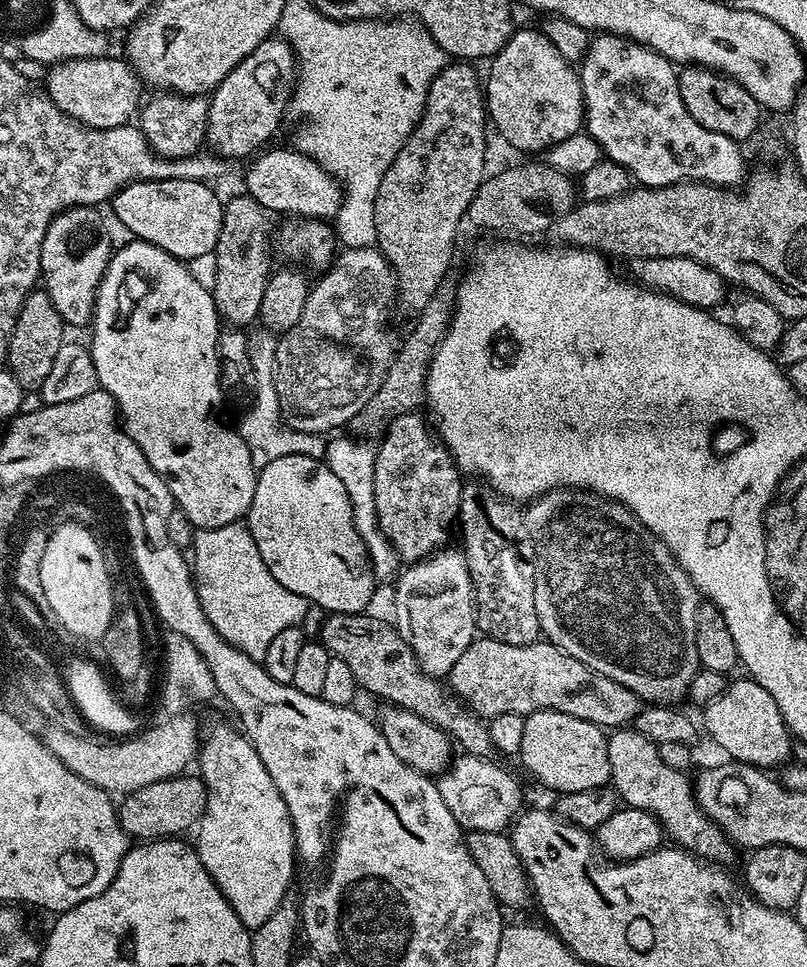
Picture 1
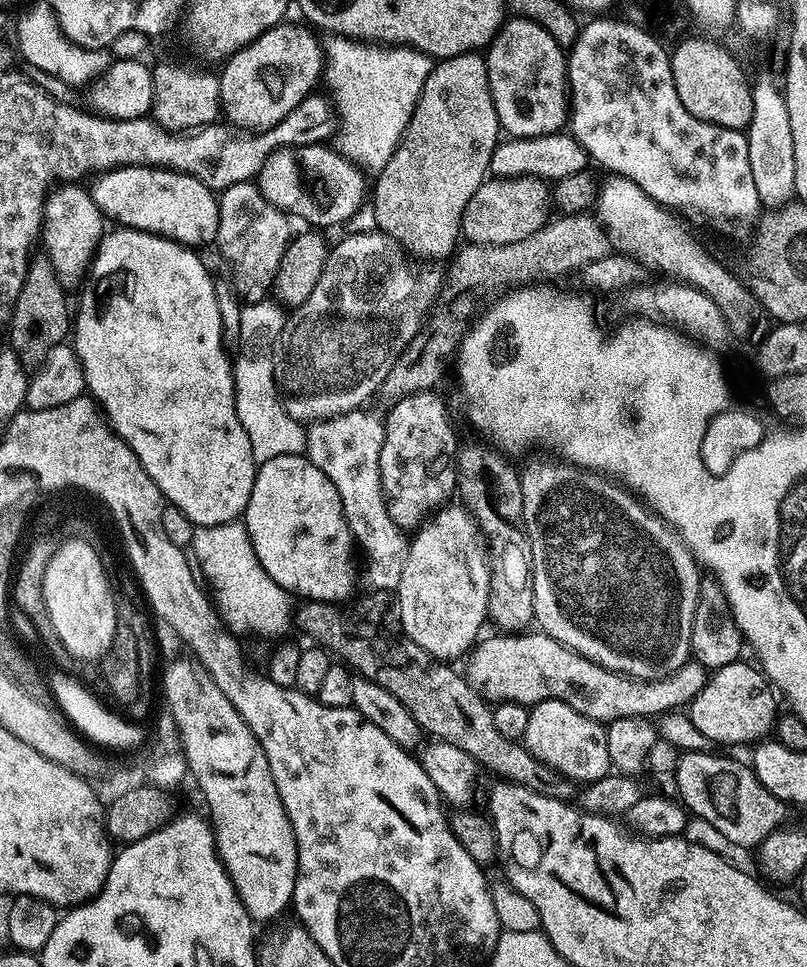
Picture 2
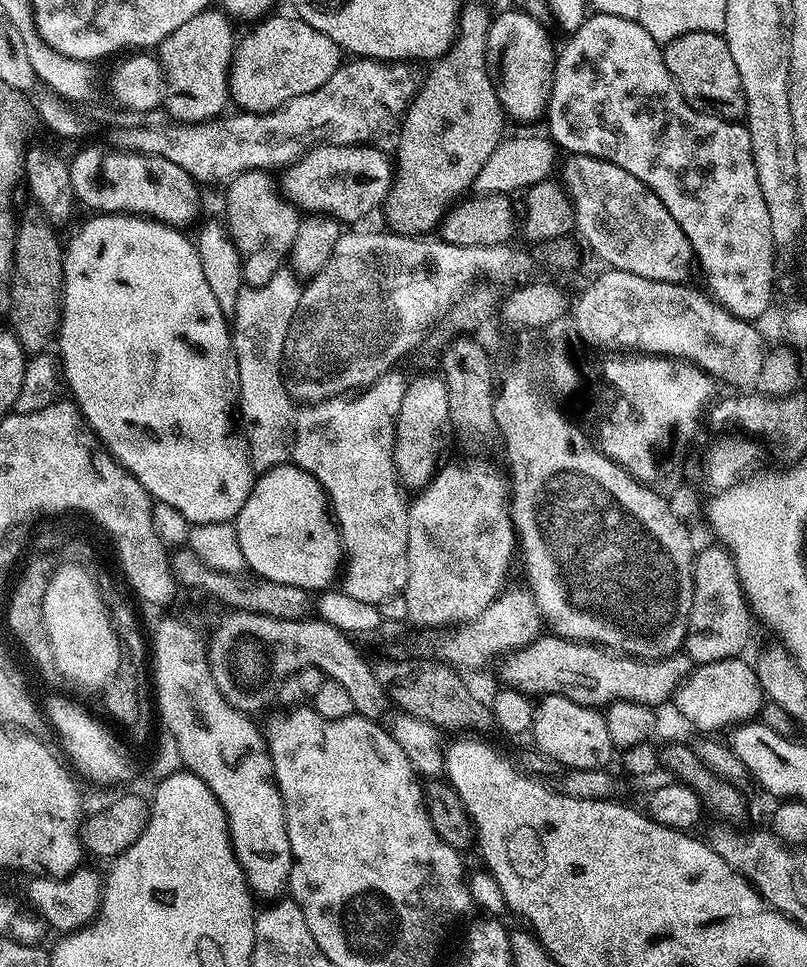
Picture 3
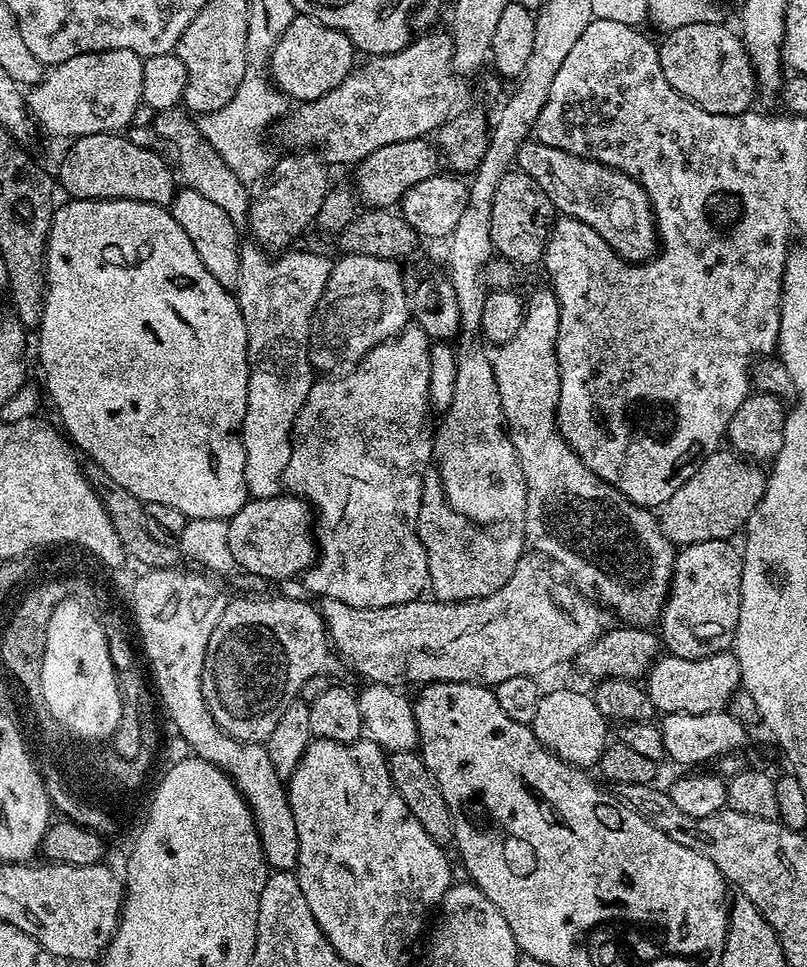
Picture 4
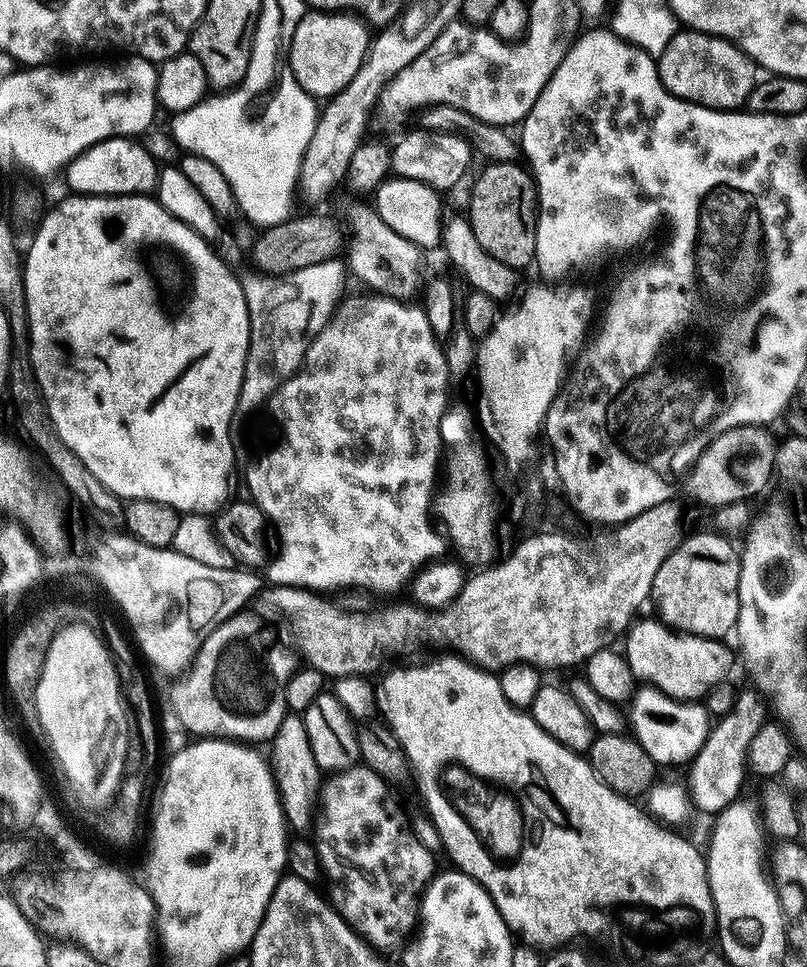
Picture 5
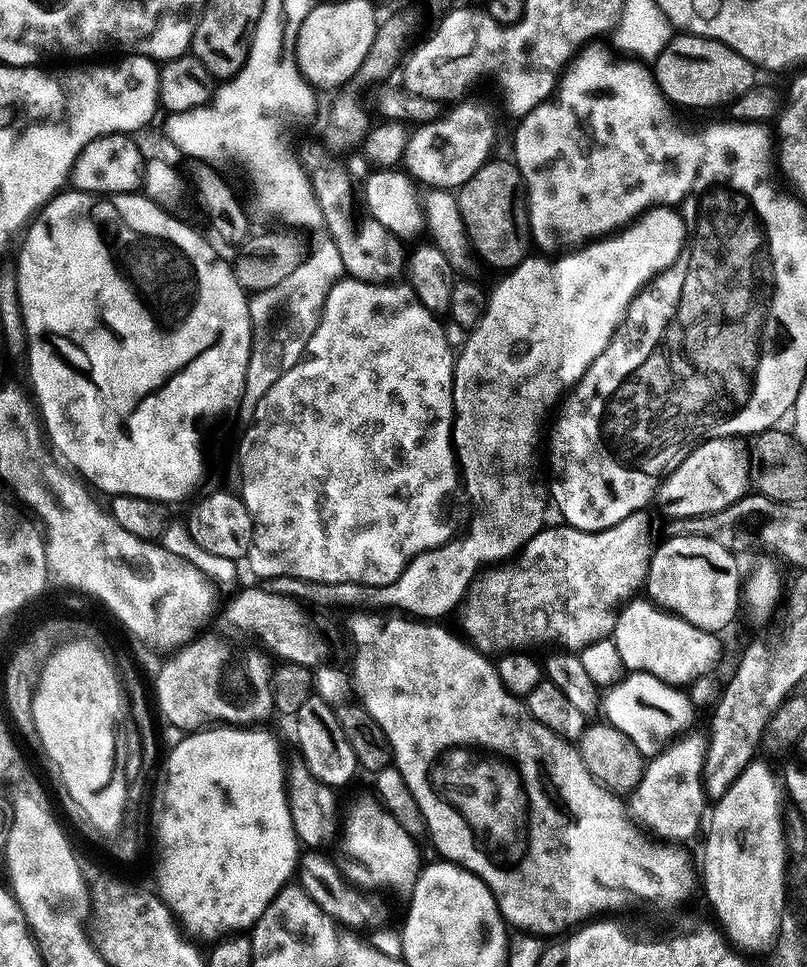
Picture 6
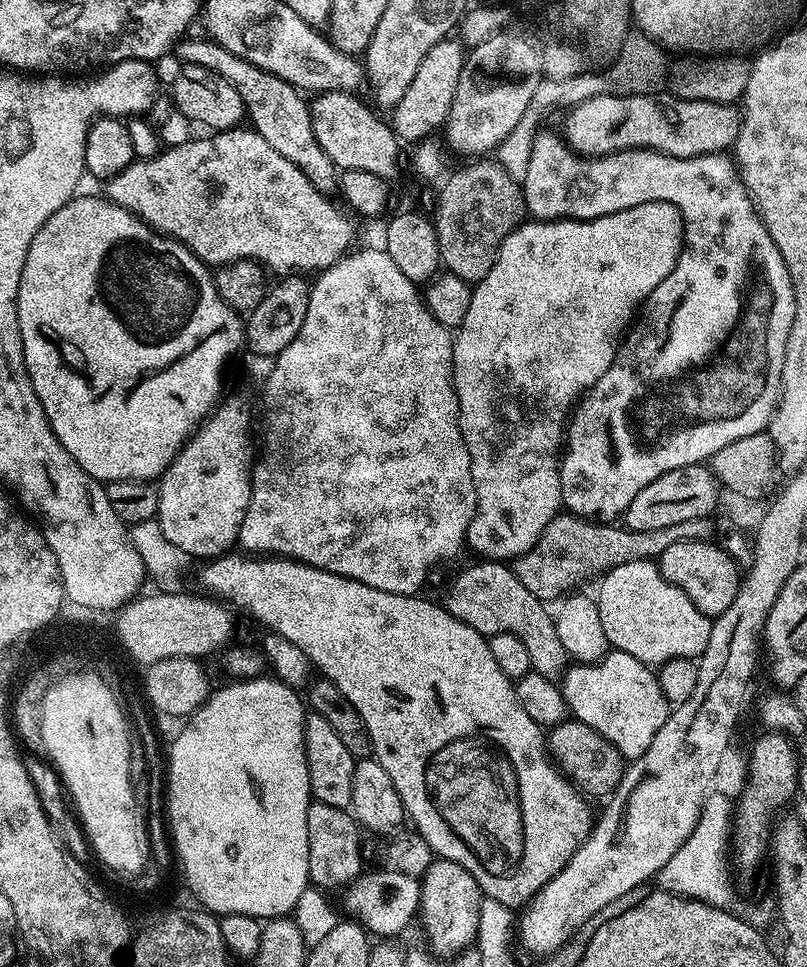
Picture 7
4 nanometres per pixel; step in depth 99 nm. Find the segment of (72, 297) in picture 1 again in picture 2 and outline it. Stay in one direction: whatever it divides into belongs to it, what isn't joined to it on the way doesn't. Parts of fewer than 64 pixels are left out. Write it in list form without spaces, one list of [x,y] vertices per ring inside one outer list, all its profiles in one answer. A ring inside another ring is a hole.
[[[64,182],[56,186],[60,188],[53,187],[44,197],[43,249],[64,282],[81,279],[95,255],[101,236],[106,231],[104,213],[94,202],[91,191],[87,187],[79,188],[80,186],[76,182]]]

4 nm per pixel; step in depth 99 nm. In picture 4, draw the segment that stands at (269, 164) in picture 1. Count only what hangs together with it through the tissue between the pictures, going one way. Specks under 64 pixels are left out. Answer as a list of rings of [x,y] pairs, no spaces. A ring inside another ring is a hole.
[[[427,139],[407,140],[406,142],[394,142],[390,146],[382,146],[382,150],[374,150],[359,164],[355,165],[356,184],[355,191],[359,199],[364,200],[365,205],[372,208],[392,208],[399,205],[405,194],[418,182],[426,182],[426,178],[437,175],[442,160],[437,149]]]

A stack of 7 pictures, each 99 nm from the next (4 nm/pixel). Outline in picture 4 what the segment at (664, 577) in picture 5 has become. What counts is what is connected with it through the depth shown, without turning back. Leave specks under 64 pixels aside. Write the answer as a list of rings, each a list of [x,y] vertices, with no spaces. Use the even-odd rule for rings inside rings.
[[[711,540],[683,545],[677,551],[672,571],[672,589],[658,621],[663,647],[678,658],[701,660],[727,652],[736,643],[740,591],[742,590],[742,552],[735,543]]]

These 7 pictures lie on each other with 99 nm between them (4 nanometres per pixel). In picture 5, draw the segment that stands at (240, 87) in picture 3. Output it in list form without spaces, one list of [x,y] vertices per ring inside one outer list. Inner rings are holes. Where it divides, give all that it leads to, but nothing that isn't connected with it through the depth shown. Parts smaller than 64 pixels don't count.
[[[308,10],[298,22],[293,40],[288,46],[287,71],[292,73],[302,90],[315,98],[338,95],[364,62],[370,45],[367,30],[365,21],[355,15]]]

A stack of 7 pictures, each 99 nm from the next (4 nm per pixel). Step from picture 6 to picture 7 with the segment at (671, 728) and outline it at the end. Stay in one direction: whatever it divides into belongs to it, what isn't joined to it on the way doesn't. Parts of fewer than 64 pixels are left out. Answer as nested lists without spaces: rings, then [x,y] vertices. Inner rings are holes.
[[[612,650],[597,664],[569,667],[562,687],[571,715],[598,730],[628,762],[646,754],[646,746],[654,742],[654,734],[662,730],[662,722],[666,722],[670,711],[657,673],[625,652]]]

